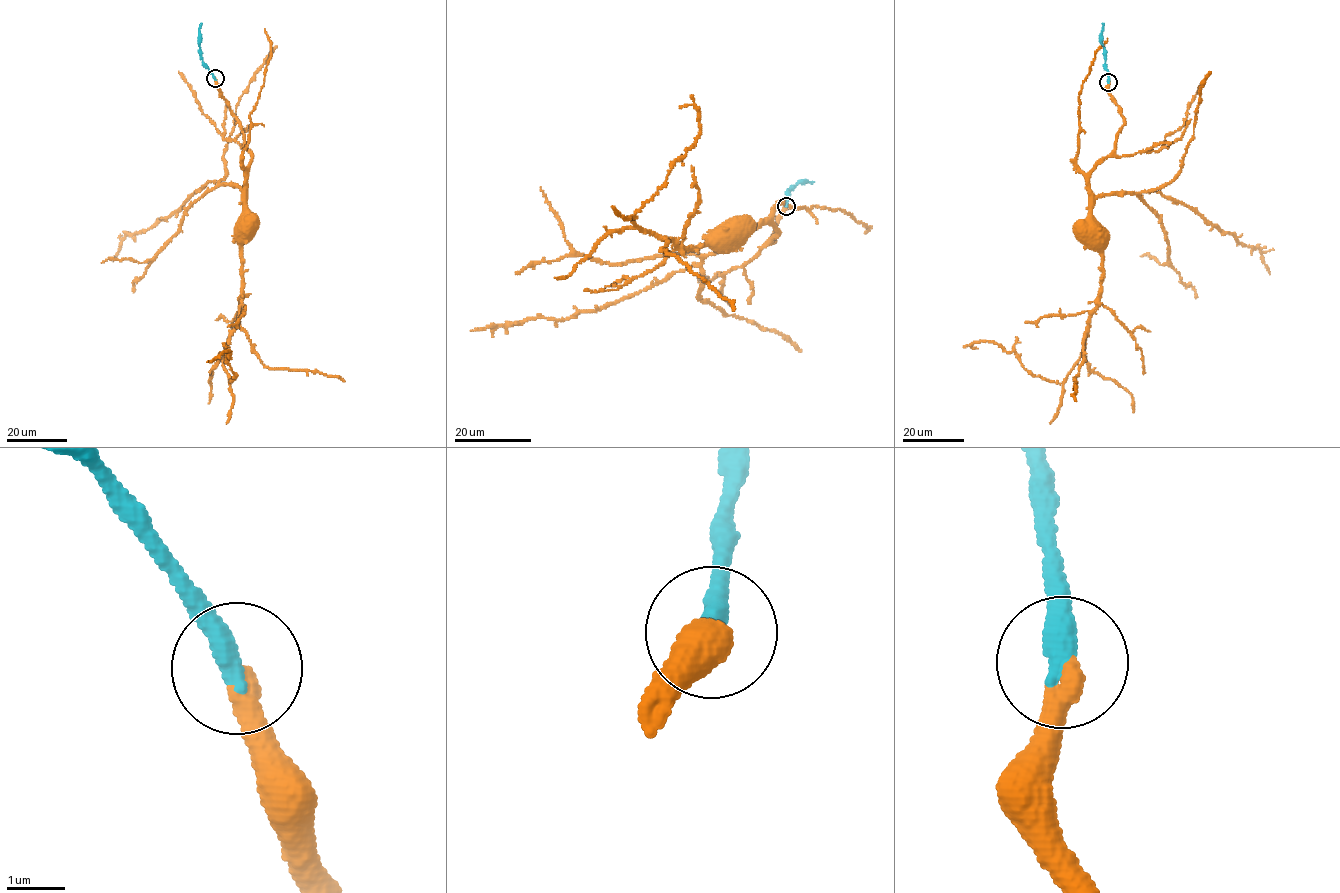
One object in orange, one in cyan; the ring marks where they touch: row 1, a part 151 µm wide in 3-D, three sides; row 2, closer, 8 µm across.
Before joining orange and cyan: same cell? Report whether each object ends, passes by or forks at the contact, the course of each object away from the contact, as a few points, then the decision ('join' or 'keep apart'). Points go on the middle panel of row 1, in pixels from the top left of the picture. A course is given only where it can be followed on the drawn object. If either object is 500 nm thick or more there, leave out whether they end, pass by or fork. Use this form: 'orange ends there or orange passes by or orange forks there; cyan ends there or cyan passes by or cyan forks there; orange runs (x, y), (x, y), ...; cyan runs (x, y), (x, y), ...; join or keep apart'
orange ends there; cyan ends there; orange runs (786, 206), (769, 244), (767, 223), (684, 249), (638, 229), (638, 209), (699, 134), (697, 108), (679, 107); cyan runs (786, 206), (787, 190), (798, 183), (813, 182); join

